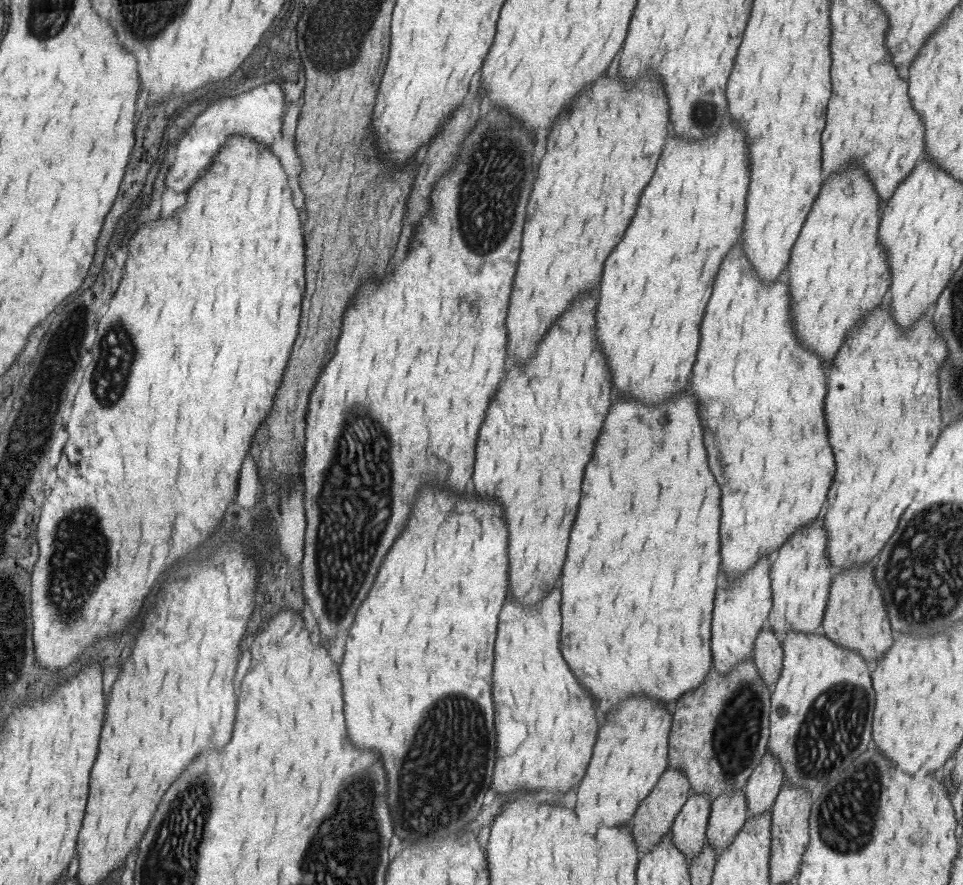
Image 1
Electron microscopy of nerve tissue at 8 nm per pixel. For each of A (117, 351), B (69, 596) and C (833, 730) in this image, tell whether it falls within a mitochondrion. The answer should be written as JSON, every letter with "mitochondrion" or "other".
{"A":"mitochondrion","B":"mitochondrion","C":"mitochondrion"}

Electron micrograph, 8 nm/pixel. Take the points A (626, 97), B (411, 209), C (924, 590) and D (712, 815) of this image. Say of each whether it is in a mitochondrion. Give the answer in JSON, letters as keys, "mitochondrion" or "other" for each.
{"A":"other","B":"other","C":"mitochondrion","D":"other"}

